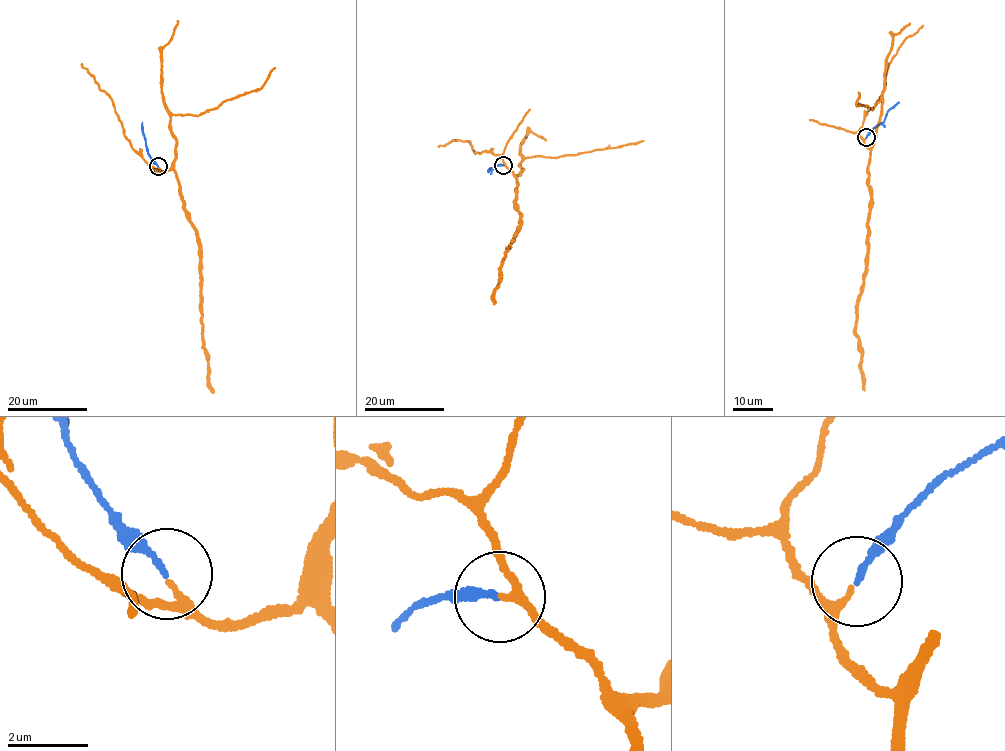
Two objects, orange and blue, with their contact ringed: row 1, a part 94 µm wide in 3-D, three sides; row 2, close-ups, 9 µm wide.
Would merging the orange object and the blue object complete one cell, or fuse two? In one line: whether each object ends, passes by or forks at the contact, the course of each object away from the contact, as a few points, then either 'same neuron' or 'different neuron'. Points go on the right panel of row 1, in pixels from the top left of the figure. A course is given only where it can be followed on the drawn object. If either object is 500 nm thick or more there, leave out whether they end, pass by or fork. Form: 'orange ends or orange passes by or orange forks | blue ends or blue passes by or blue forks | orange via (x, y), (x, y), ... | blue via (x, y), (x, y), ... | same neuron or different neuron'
orange passes by | blue ends | orange via (865, 137), (863, 142), (870, 154), (871, 205), (866, 275), (856, 308), (855, 335), (861, 354), (864, 390) | blue via (866, 138), (899, 102) | same neuron

